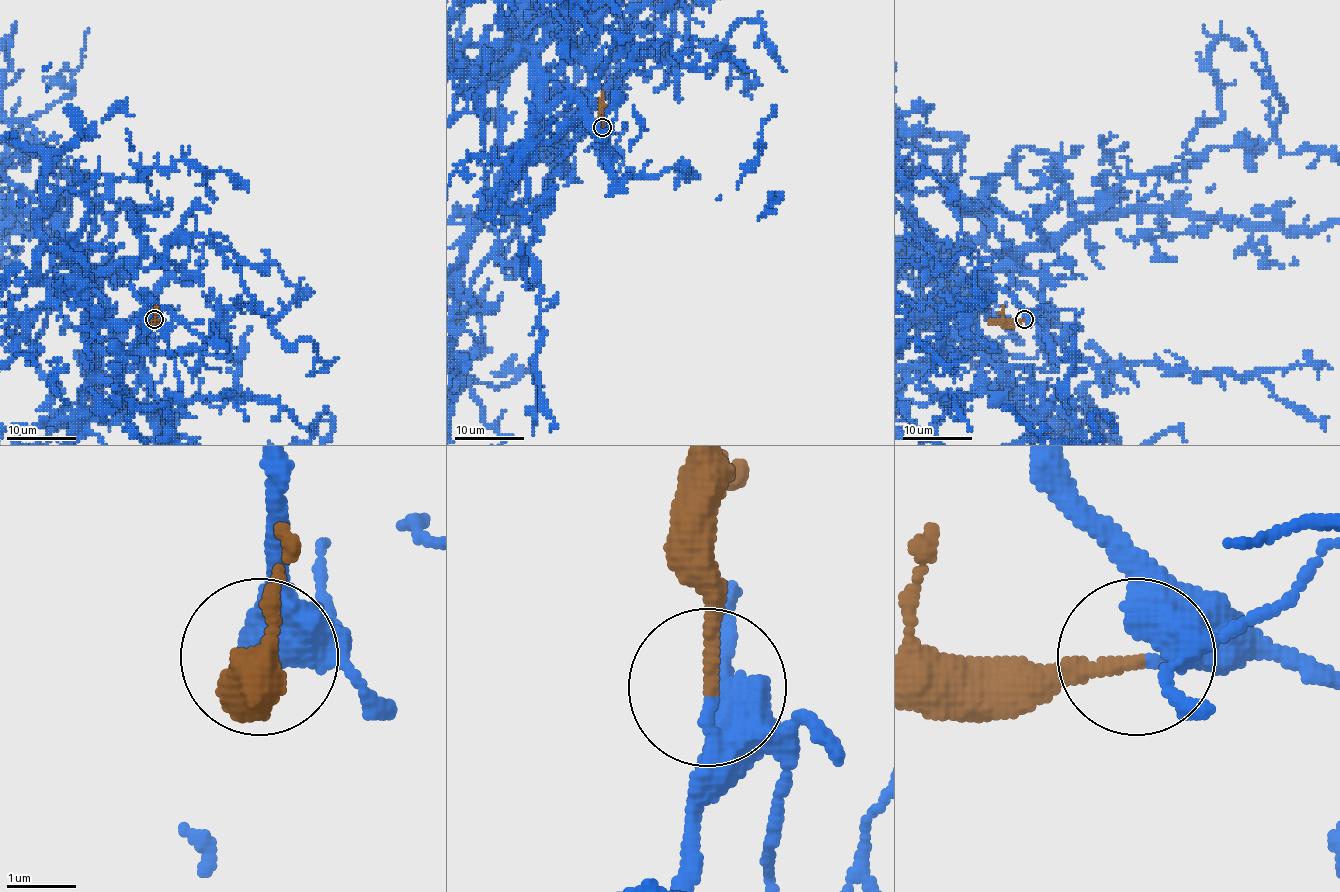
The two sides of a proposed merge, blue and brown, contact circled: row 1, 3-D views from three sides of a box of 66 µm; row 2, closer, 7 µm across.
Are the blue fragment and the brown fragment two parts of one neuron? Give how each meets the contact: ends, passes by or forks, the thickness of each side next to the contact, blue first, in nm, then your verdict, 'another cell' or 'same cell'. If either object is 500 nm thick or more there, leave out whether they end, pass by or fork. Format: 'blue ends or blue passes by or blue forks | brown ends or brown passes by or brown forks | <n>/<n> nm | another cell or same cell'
blue ends | brown ends | 320/180 nm | same cell

